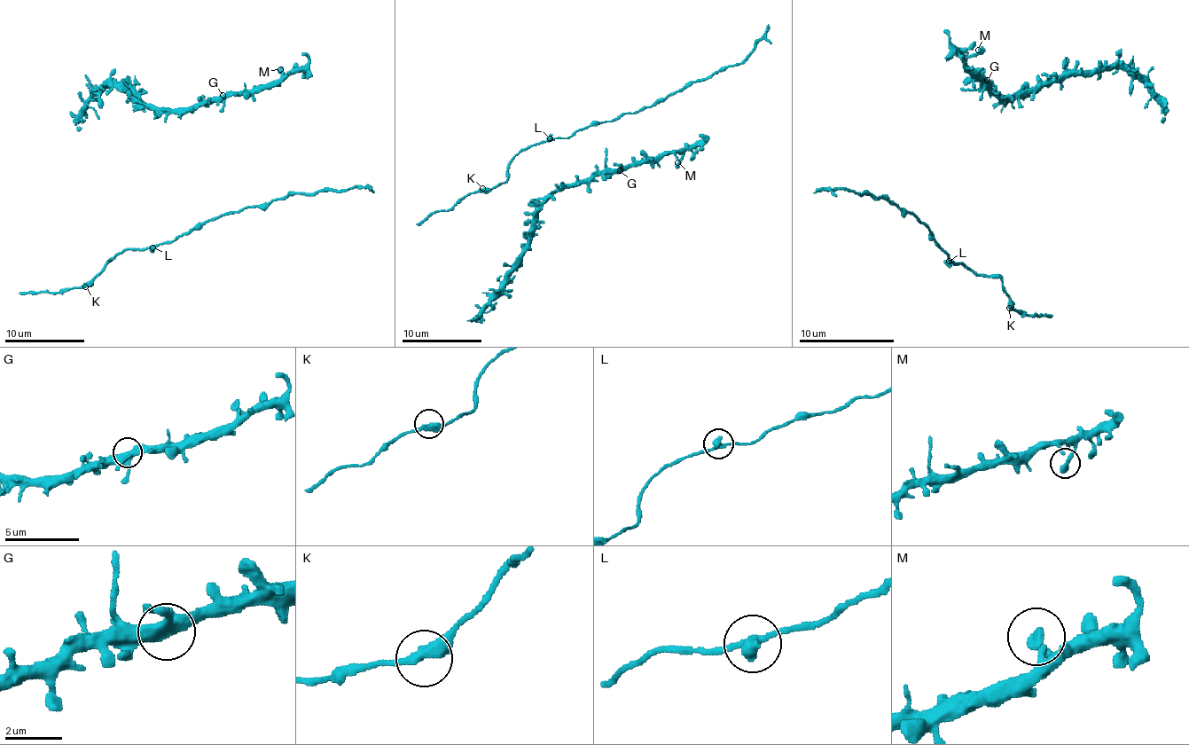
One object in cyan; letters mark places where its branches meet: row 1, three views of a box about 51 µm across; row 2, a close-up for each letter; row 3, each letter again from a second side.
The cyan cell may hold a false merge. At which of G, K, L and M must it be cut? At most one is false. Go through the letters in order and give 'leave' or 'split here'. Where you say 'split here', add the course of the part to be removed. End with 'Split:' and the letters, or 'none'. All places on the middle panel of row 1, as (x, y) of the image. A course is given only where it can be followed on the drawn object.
G: leave
K: leave
L: leave
M: leave
Split: none

